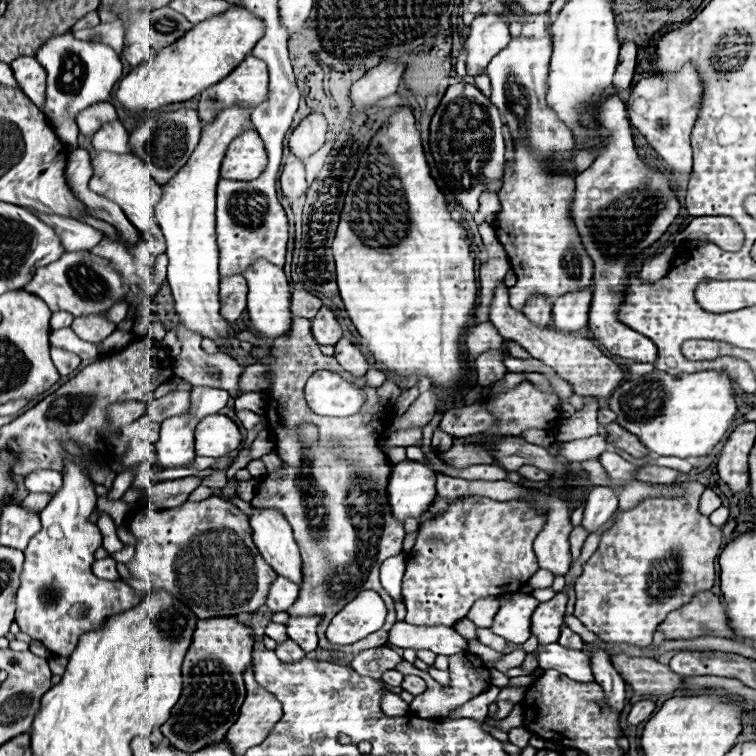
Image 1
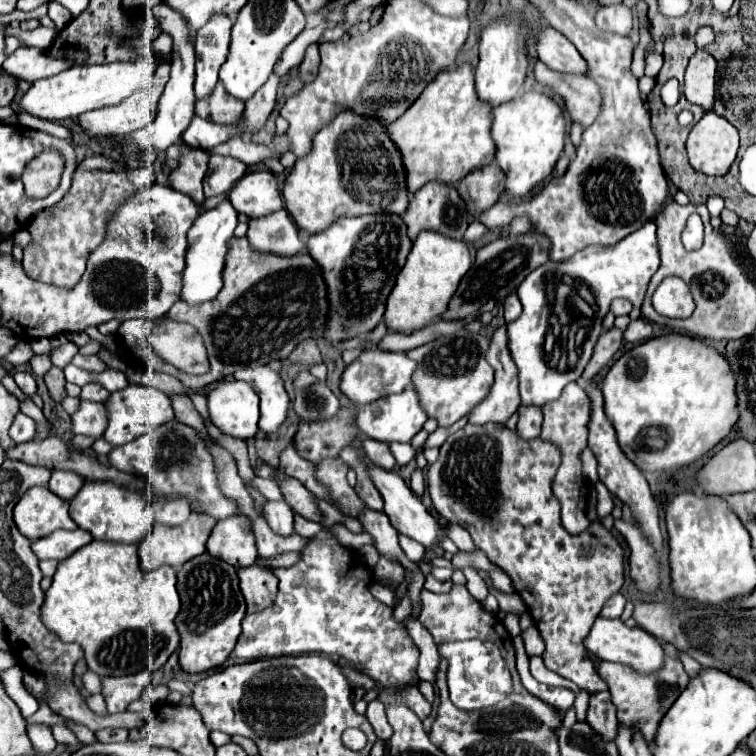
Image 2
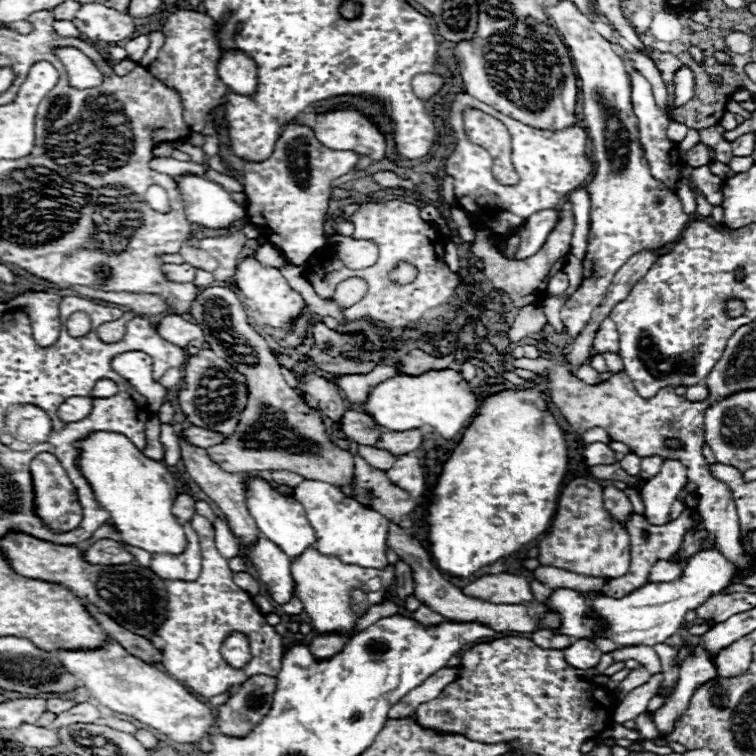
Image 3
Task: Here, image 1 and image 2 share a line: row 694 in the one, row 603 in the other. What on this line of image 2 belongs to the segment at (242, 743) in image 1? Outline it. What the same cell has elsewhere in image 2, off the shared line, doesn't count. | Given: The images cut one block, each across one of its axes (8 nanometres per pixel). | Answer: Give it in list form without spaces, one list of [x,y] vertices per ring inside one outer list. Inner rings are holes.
[[[254,564],[248,568],[240,568],[238,578],[240,578],[240,590],[248,606],[246,614],[268,608],[268,604],[272,604],[272,600],[276,598],[278,580],[272,574],[272,570]]]

